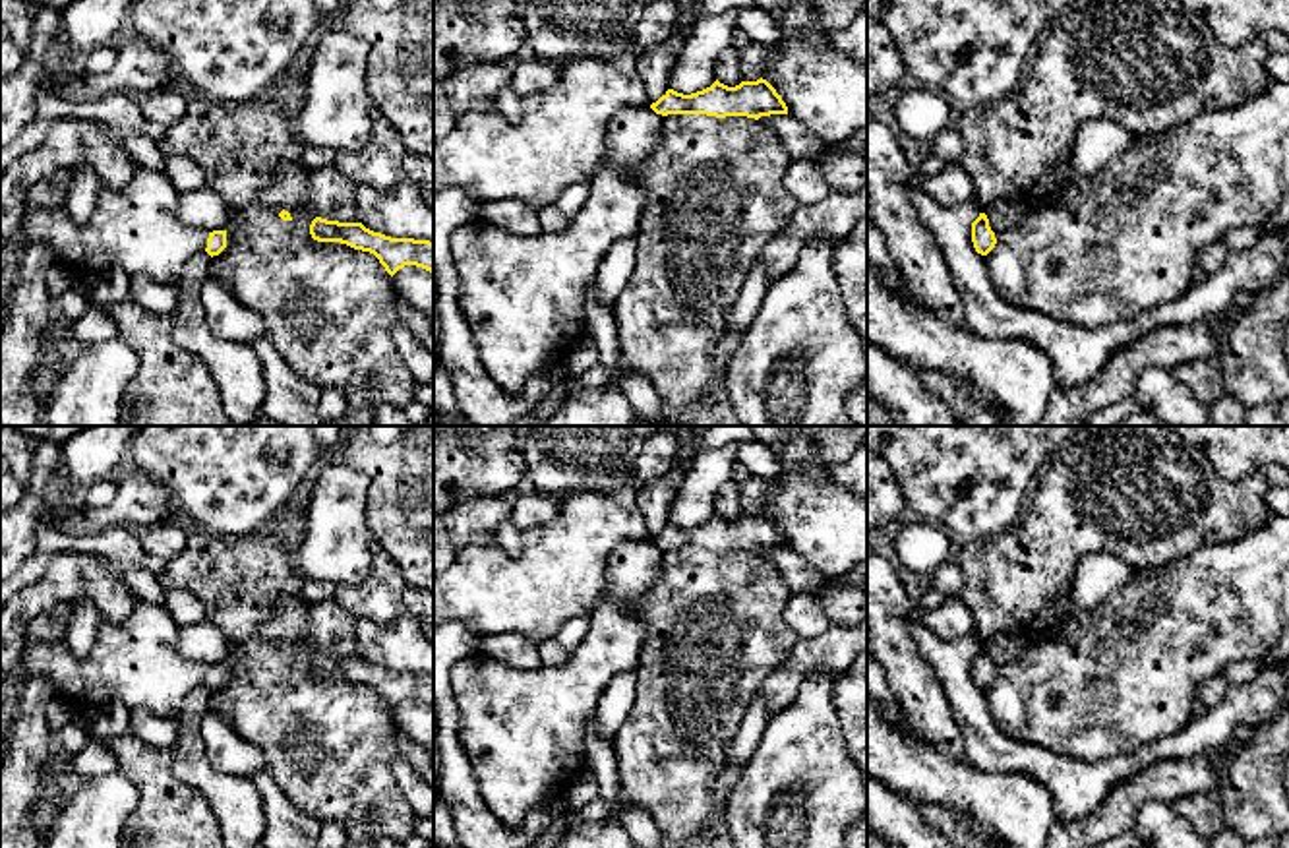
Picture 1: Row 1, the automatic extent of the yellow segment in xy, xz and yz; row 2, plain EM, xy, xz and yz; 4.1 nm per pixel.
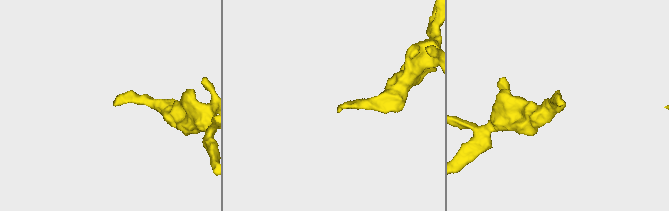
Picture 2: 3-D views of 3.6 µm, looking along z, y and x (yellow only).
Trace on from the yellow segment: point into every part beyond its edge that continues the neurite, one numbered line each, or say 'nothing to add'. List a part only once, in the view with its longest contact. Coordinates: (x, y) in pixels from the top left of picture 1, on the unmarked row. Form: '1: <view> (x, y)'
nothing to add

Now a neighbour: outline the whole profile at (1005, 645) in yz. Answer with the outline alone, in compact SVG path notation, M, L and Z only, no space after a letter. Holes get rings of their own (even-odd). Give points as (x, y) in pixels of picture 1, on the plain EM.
M1028 627L1010 629L991 635L981 647L987 649L989 660L995 668L1003 666L1006 660L1014 658L1034 637Z

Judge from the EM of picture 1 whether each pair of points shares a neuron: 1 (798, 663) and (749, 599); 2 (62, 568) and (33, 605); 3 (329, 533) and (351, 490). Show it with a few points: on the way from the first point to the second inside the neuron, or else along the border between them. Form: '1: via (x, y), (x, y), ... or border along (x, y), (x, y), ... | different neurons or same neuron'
1: border along (798, 639), (788, 659), (761, 686) | different neurons
2: via (60, 577), (43, 595) | same neuron
3: via (335, 523), (337, 508), (345, 500) | same neuron

